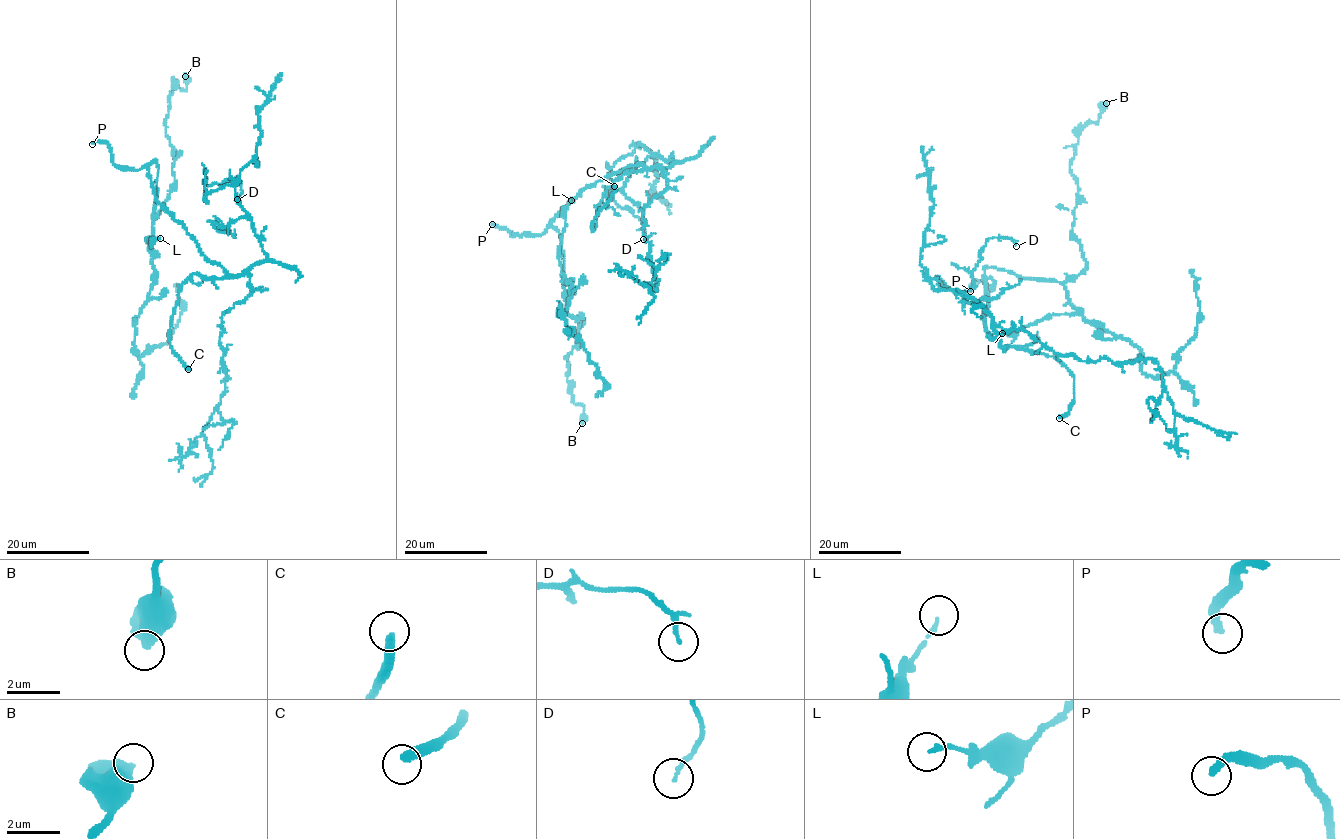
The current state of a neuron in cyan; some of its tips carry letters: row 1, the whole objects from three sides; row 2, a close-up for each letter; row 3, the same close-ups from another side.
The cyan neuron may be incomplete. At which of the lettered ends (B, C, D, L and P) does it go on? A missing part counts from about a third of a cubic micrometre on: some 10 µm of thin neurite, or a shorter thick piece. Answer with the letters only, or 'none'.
C, P

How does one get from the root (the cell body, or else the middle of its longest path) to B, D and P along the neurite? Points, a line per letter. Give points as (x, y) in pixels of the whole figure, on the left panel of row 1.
B: (163, 209), (147, 166), (158, 169), (154, 219), (175, 183), (165, 121), (172, 85), (186, 89), (185, 76)
D: (163, 209), (239, 277), (266, 256), (235, 185), (207, 202), (205, 186), (236, 178), (237, 199)
P: (163, 209), (155, 196), (148, 167), (118, 168), (105, 142), (92, 144)

